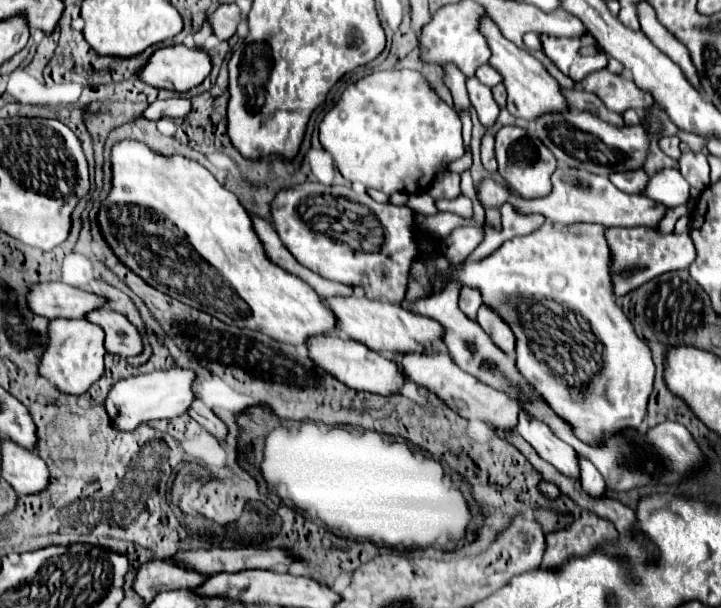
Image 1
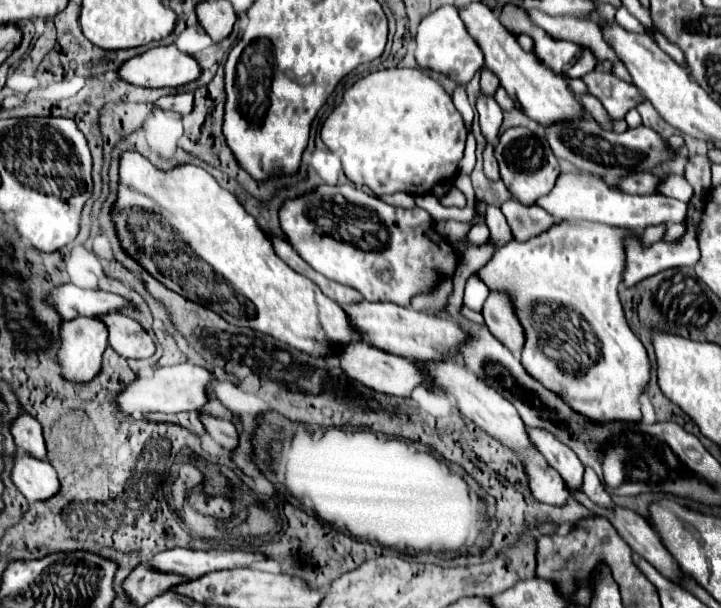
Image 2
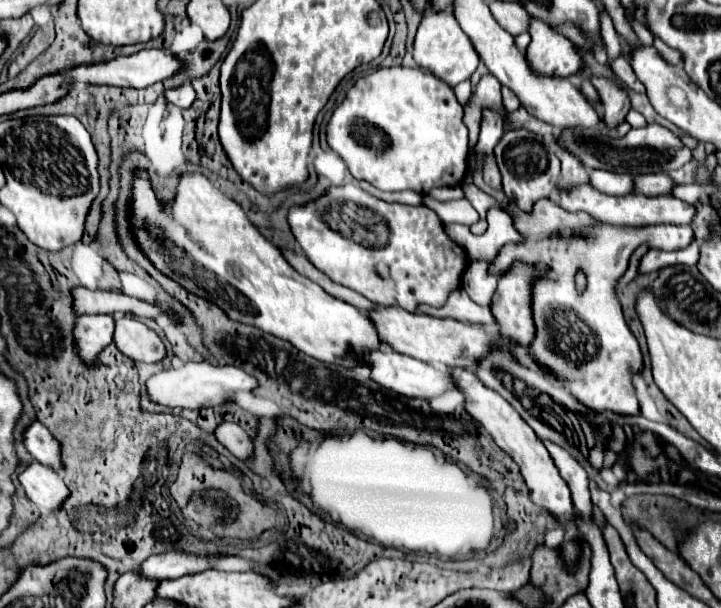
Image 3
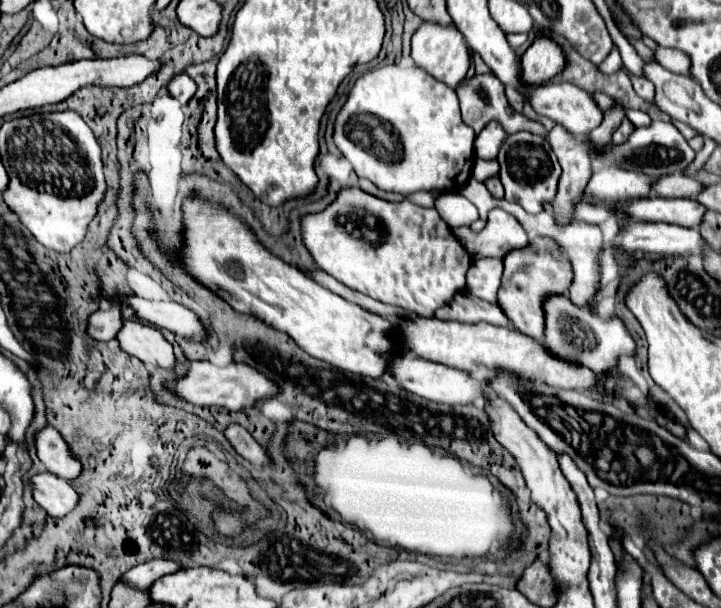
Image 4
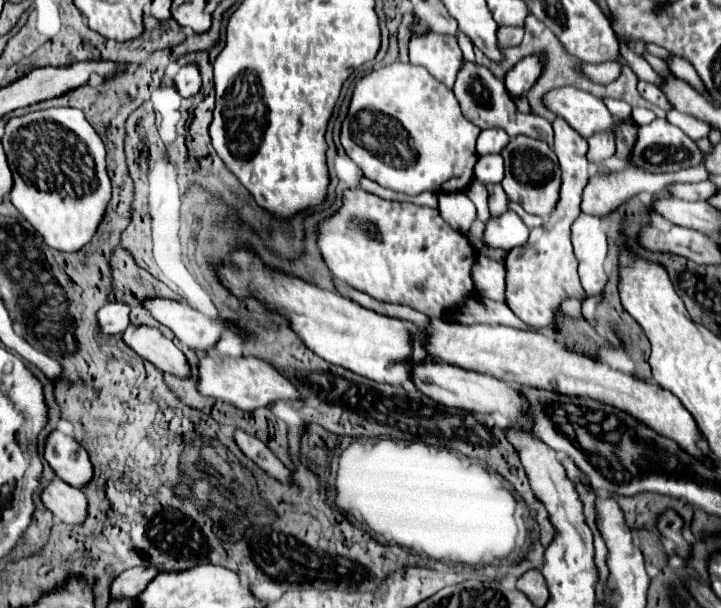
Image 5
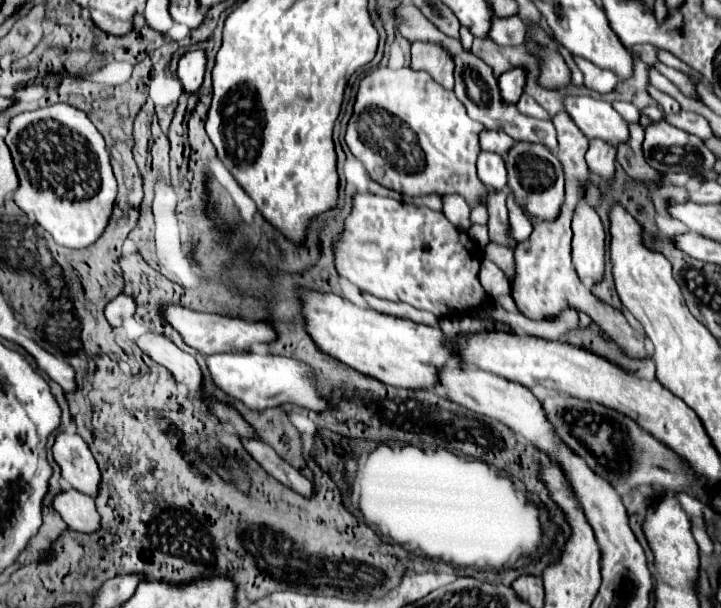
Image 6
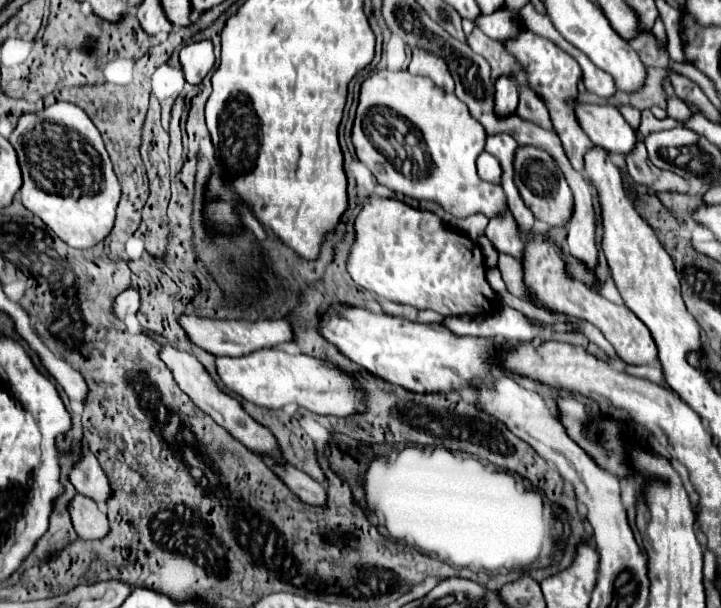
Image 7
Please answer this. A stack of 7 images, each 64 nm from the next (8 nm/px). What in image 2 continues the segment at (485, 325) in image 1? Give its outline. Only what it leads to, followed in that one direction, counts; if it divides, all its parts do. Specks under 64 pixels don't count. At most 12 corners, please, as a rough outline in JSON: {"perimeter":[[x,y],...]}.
{"perimeter":[[494,292],[482,306],[484,324],[516,358],[524,332],[508,296]]}

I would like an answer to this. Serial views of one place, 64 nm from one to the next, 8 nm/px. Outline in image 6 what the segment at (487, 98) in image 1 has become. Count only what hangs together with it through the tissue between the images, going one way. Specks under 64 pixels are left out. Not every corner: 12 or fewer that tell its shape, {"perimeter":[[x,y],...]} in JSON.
{"perimeter":[[480,132],[480,150],[504,156],[514,140],[506,132]]}

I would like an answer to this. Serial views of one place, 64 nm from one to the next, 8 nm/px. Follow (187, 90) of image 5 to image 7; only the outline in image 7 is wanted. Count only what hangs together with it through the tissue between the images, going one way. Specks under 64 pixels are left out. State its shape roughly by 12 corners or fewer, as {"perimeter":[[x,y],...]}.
{"perimeter":[[210,40],[180,52],[186,82],[200,84],[214,66]]}

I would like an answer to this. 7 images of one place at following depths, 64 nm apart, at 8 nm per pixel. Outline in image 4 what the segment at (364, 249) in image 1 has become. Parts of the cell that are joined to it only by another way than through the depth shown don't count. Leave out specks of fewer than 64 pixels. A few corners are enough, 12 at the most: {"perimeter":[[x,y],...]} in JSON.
{"perimeter":[[340,190],[302,218],[316,266],[432,316],[472,264],[434,208]]}

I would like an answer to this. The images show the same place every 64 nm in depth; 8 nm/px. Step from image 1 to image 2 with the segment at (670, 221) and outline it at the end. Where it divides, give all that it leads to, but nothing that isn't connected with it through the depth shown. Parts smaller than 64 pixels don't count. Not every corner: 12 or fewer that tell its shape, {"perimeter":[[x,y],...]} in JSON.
{"perimeter":[[666,225],[651,226],[642,234],[642,243],[648,246],[663,238]]}

